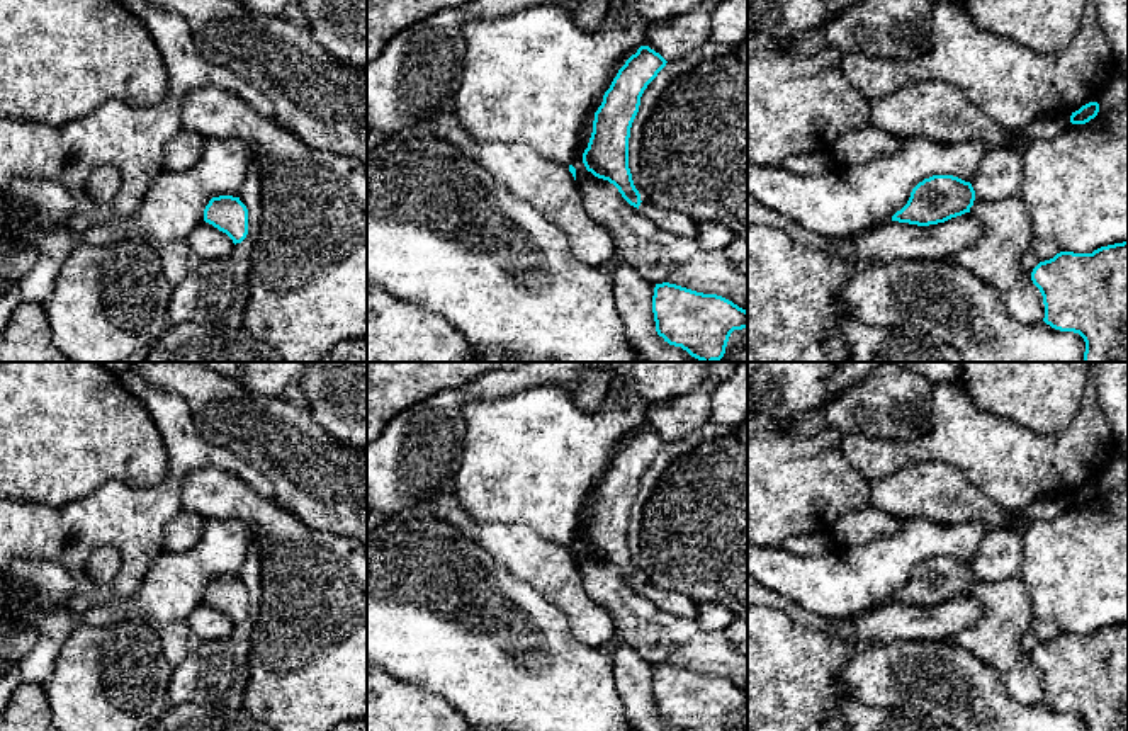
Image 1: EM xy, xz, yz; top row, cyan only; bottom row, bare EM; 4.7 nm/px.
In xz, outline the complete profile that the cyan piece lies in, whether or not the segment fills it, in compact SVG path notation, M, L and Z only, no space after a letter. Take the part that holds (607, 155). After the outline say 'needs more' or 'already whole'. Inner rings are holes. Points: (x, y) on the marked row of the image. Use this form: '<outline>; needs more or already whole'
M640 46L625 61L595 112L593 133L583 153L586 170L613 184L622 197L637 209L642 201L629 168L630 128L644 90L666 63L649 46Z; already whole

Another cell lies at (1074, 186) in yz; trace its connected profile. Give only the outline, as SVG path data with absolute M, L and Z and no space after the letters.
M1128 107L1099 110L1086 124L1069 124L1055 138L1041 138L1023 153L1019 197L1031 221L1033 240L1053 241L1062 252L1092 253L1128 240Z

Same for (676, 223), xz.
M640 202L639 211L654 224L666 230L671 235L681 235L686 238L695 238L698 233L698 223L690 216L678 212L674 209L664 209L654 204Z

